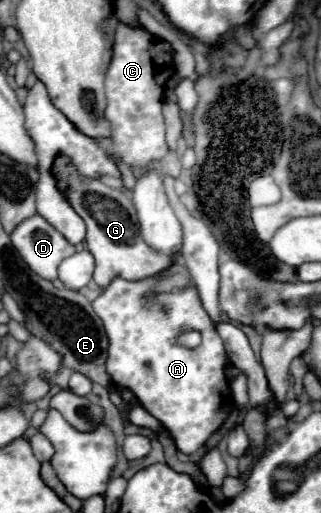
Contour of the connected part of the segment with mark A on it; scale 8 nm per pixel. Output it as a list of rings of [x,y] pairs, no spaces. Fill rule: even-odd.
[[[175,262],[175,268],[179,268],[179,276],[167,276],[167,280],[163,280],[163,276],[159,276],[159,280],[139,280],[135,284],[123,278],[113,280],[109,288],[105,288],[103,294],[93,302],[93,308],[97,316],[103,320],[109,338],[107,372],[111,374],[113,384],[131,390],[139,404],[163,422],[165,430],[171,432],[181,452],[195,454],[229,416],[233,408],[233,396],[225,376],[227,354],[223,348],[223,340],[219,340],[219,334],[215,332],[211,318],[203,310],[197,288],[191,284],[187,268],[179,262]],[[183,330],[201,332],[201,344],[197,348],[179,346],[177,334]]]

